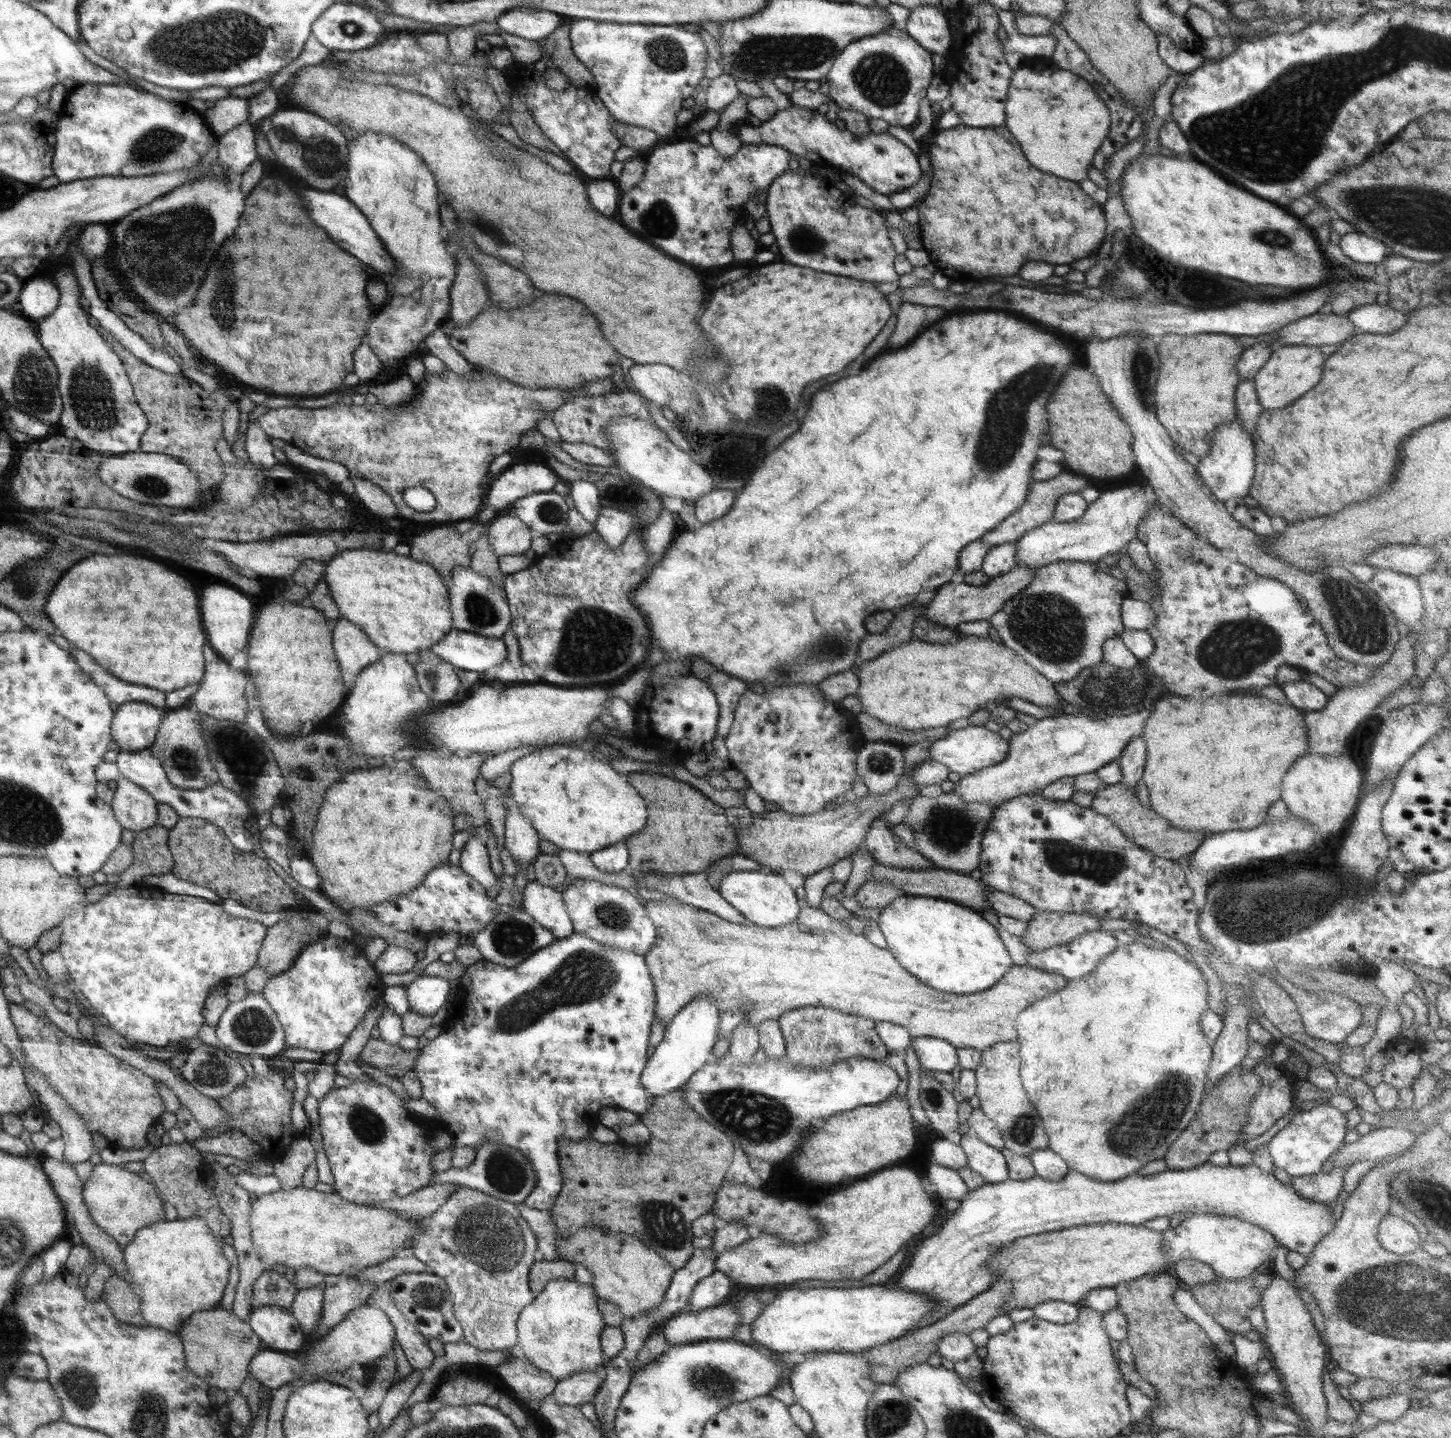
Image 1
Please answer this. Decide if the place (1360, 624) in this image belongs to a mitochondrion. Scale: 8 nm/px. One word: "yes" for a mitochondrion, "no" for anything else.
yes

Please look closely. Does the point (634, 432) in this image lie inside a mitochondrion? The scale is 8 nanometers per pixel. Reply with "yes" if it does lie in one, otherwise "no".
no

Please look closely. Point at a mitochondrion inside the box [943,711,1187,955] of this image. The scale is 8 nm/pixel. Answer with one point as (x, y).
(1100, 866)

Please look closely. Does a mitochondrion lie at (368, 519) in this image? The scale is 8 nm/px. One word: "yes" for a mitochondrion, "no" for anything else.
no

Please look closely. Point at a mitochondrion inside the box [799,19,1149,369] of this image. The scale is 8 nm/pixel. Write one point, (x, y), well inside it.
(883, 79)

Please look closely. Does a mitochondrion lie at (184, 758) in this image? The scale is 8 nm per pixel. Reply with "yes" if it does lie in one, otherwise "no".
yes

